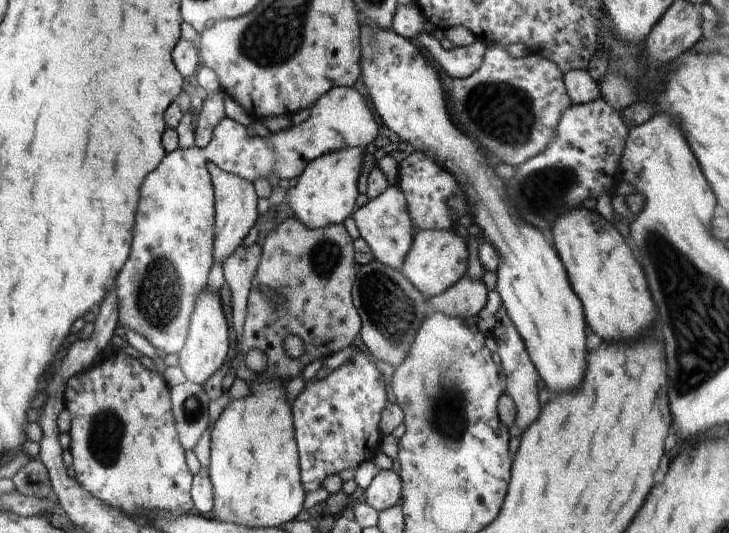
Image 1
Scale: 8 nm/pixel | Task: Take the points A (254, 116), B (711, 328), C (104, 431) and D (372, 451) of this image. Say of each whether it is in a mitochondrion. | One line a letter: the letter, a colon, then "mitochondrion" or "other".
A: other
B: mitochondrion
C: mitochondrion
D: other

